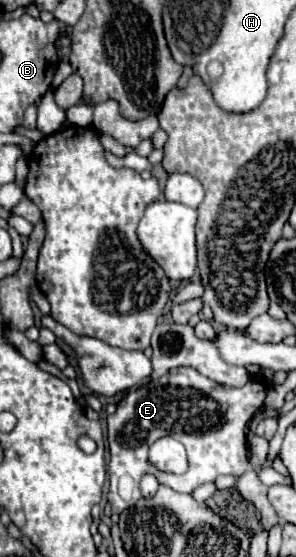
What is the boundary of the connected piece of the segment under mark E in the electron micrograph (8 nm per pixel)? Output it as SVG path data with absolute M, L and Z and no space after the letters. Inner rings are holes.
M175 368L161 380L149 382L141 388L129 390L125 398L117 404L117 412L107 418L109 422L109 450L111 460L107 466L109 492L107 500L115 514L133 506L141 498L139 480L143 474L155 474L161 484L191 494L205 482L213 482L221 474L241 476L249 470L247 460L247 438L245 428L253 418L253 410L261 410L269 386L253 376L243 388L231 388L215 384L211 378L195 372L195 368ZM171 374L173 374L173 400L171 400ZM191 394L191 402L189 402ZM173 436L187 448L189 470L181 476L163 474L157 470L149 458L149 446L163 438Z

